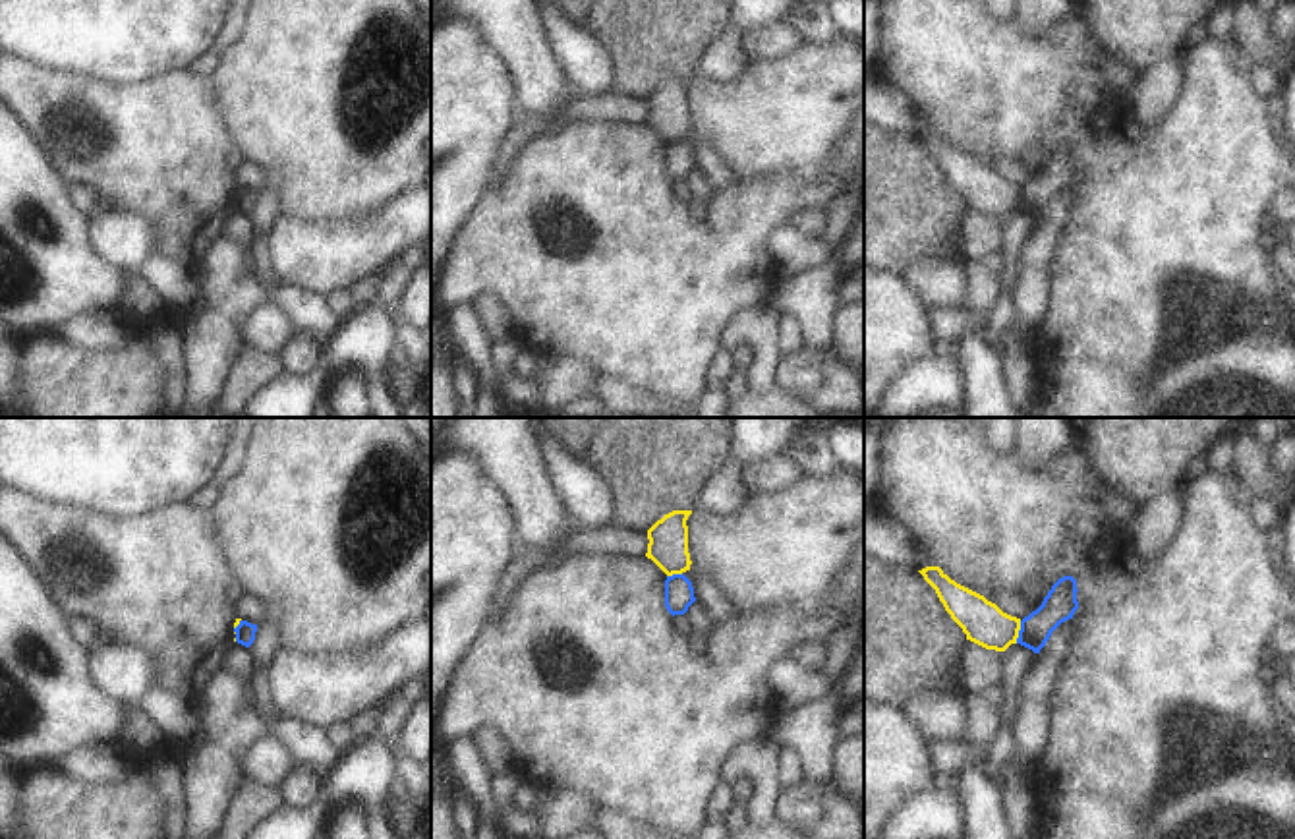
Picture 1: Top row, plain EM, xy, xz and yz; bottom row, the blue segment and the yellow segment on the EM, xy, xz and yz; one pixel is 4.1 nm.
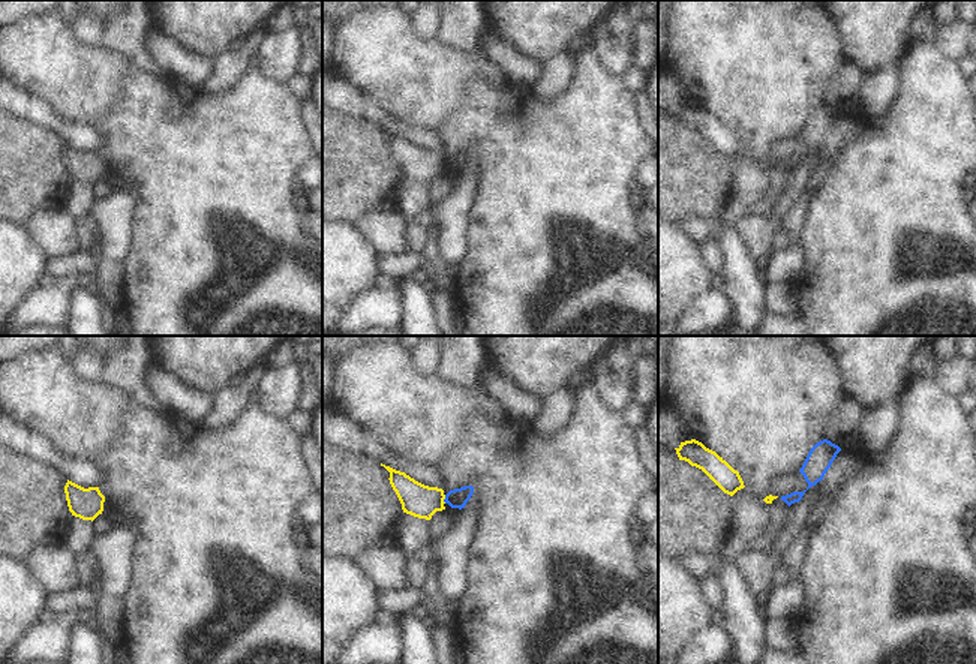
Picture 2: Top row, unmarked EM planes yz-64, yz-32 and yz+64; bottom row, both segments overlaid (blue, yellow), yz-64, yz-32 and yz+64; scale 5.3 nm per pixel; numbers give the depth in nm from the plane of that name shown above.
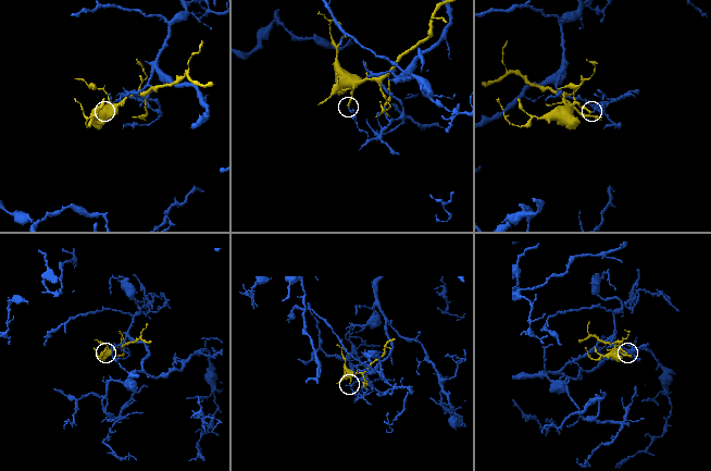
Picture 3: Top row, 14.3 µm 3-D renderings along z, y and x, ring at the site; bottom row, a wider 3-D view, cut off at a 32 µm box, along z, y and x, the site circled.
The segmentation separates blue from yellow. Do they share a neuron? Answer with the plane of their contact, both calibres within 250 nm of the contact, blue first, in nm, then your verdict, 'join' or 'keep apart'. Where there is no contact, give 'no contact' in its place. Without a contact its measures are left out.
meets blue in yz; 140 nm thick on the blue side, 180 nm on the other; keep apart

